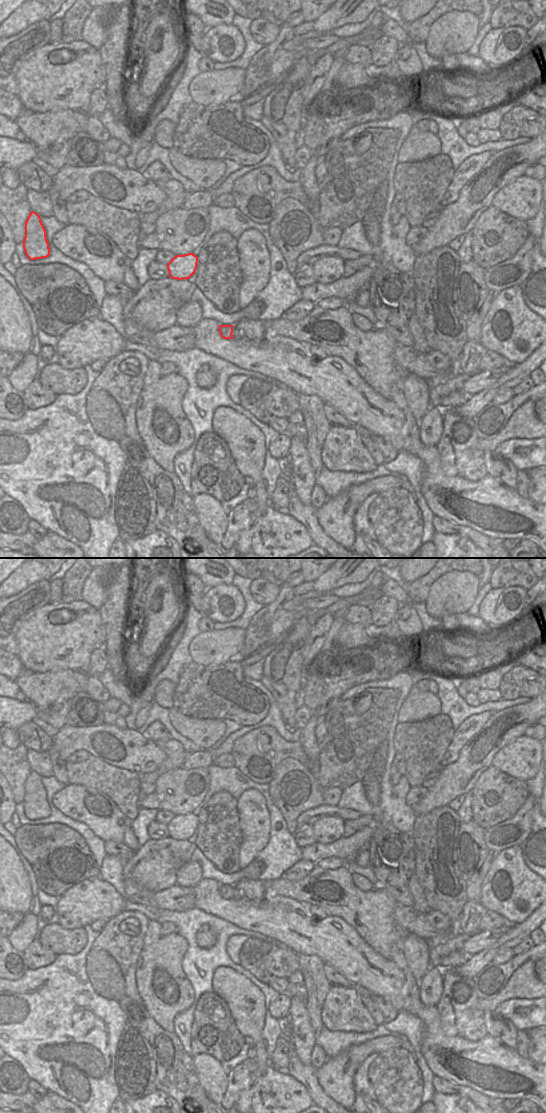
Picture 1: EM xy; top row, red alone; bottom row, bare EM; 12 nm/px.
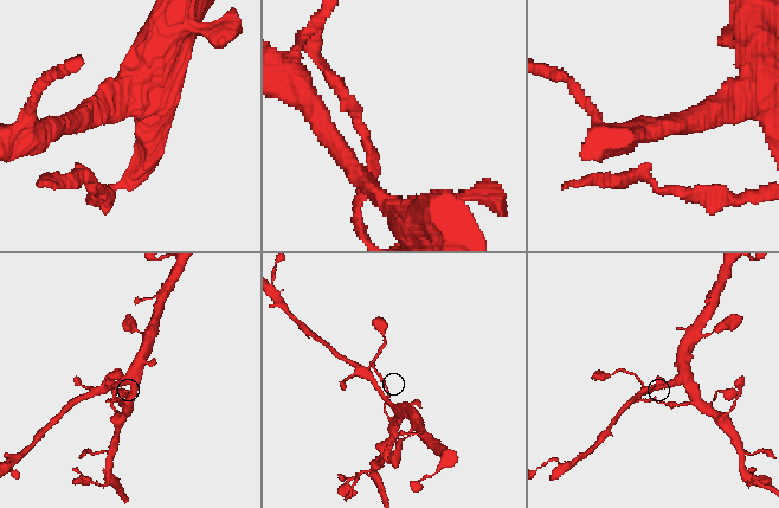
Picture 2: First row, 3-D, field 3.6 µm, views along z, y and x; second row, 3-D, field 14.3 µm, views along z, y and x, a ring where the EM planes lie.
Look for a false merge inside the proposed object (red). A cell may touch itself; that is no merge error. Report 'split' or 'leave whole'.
split

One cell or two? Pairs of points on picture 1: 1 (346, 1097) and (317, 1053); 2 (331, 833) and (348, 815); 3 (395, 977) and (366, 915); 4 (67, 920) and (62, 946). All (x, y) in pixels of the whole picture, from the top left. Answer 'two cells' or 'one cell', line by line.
1: two cells
2: two cells
3: two cells
4: two cells

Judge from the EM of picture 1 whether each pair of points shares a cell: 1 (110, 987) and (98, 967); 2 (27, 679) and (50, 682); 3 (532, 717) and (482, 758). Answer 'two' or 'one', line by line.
1: one
2: one
3: one

